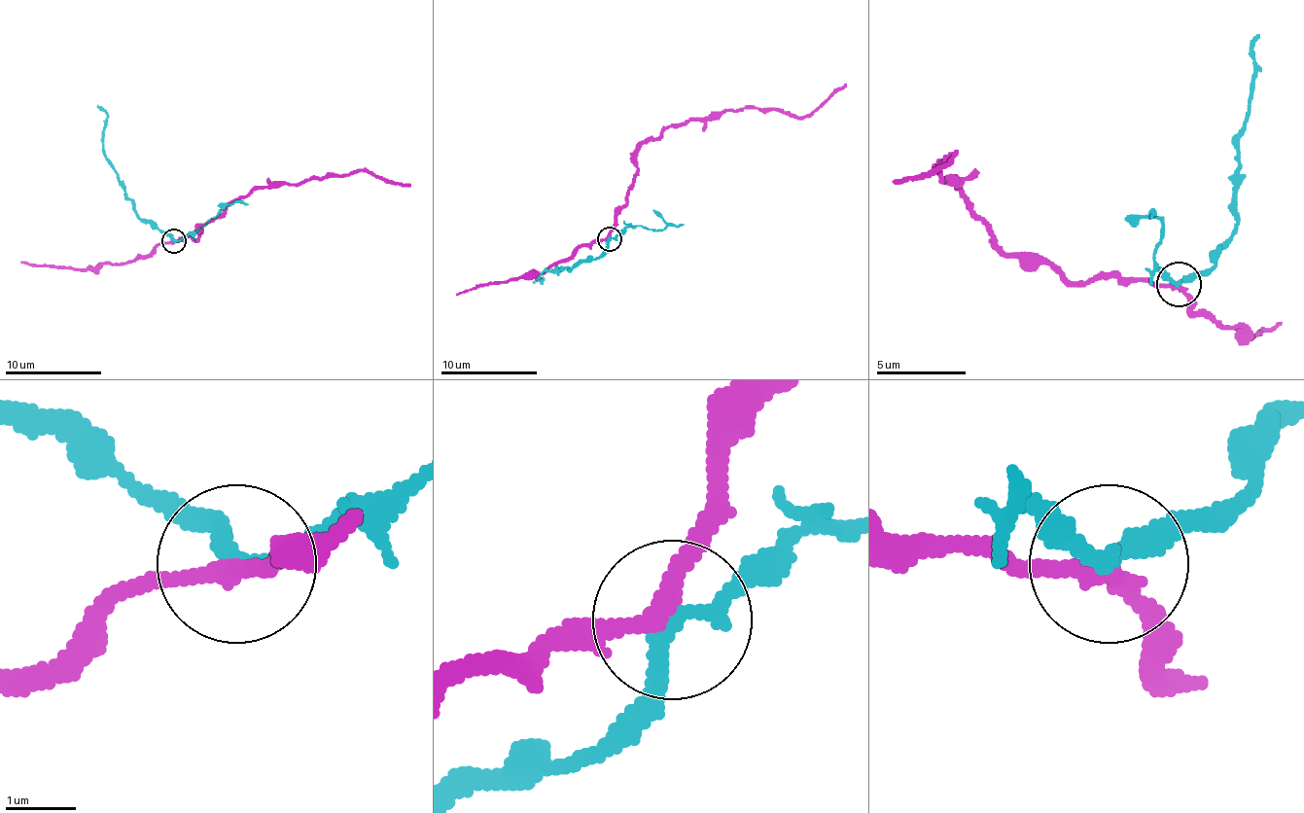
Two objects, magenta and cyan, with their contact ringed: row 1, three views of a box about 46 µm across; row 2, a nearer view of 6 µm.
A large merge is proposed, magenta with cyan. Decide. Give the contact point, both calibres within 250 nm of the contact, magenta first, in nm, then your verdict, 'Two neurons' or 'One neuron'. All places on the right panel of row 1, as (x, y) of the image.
Place: (1179, 284). Thickness 240 nm (magenta) against 280 nm. Two neurons

